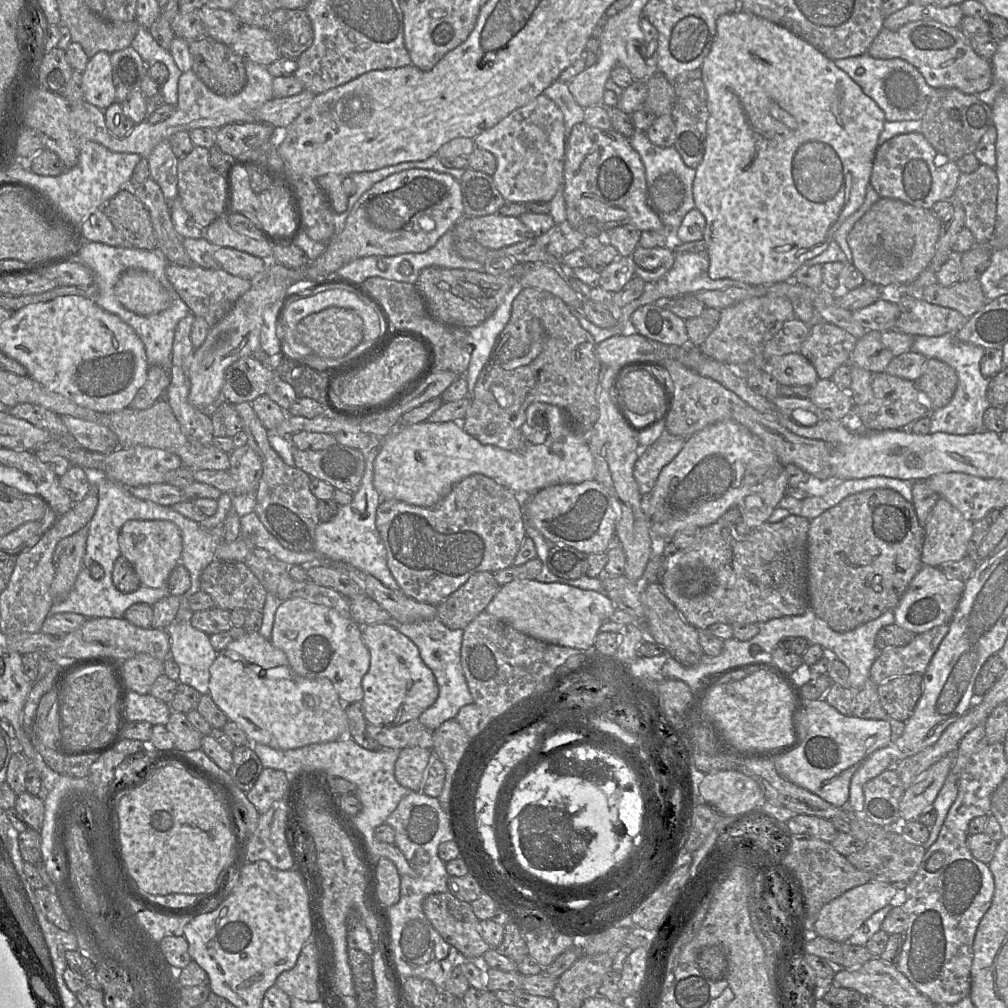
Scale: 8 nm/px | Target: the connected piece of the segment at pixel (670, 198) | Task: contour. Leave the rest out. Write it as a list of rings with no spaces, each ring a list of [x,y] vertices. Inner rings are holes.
[[[635,130],[629,138],[633,149],[639,154],[645,168],[647,183],[647,205],[672,232],[672,240],[676,241],[676,232],[684,216],[695,207],[693,198],[693,181],[696,170],[688,167],[674,146],[659,147],[650,142],[646,132]]]

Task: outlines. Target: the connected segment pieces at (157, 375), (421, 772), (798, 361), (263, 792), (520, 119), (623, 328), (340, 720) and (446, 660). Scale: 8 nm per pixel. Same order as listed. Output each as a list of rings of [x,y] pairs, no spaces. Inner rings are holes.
[[[149,366],[146,380],[130,403],[131,408],[145,410],[161,399],[170,384],[170,374],[160,366]]]
[[[419,746],[402,749],[395,764],[397,781],[409,791],[422,792],[428,767],[435,757],[432,750]]]
[[[800,352],[768,359],[767,369],[780,385],[813,386],[819,379],[814,366]]]
[[[264,768],[246,797],[260,814],[264,814],[275,801],[290,791],[291,779],[289,780],[288,774],[282,770]]]
[[[544,94],[520,107],[502,119],[494,127],[483,131],[473,139],[476,148],[490,152],[496,158],[496,170],[491,176],[502,198],[511,203],[532,201],[549,202],[563,185],[565,154],[565,128],[563,113],[559,107]]]
[[[707,251],[699,253],[675,252],[674,263],[671,269],[663,277],[655,282],[646,283],[644,292],[639,298],[630,302],[623,308],[615,309],[613,311],[613,316],[616,319],[616,326],[613,328],[600,328],[596,326],[591,321],[589,321],[582,312],[573,311],[573,314],[578,319],[580,325],[593,337],[595,344],[599,344],[612,336],[629,331],[632,314],[639,307],[654,303],[659,298],[694,294],[700,290],[723,290],[729,287],[756,286],[744,284],[742,282],[728,278],[722,278],[717,280],[711,279],[708,274],[709,263],[710,260]]]
[[[259,632],[246,633],[240,639],[230,642],[222,652],[217,654],[210,667],[208,694],[228,720],[235,722],[245,732],[249,743],[289,750],[351,738],[345,705],[333,683],[327,678],[309,679],[296,674],[286,654],[273,646],[271,641],[261,636]],[[305,696],[318,697],[318,707],[309,708],[305,704]]]
[[[438,617],[433,620],[405,624],[391,618],[387,624],[395,627],[416,644],[422,660],[432,670],[437,680],[439,696],[436,702],[419,717],[419,721],[426,728],[435,731],[444,722],[455,719],[463,706],[473,703],[473,697],[461,665],[461,646],[464,631],[463,629],[449,629]]]

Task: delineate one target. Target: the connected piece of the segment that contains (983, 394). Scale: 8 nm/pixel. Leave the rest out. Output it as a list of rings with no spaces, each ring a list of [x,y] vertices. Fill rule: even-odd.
[[[954,333],[942,336],[914,336],[911,351],[924,355],[927,359],[936,358],[953,367],[958,375],[958,385],[952,400],[944,407],[933,410],[929,417],[931,420],[930,433],[949,433],[954,435],[969,435],[985,430],[983,423],[984,412],[990,406],[987,399],[989,379],[980,372],[980,361],[985,349],[959,341]]]

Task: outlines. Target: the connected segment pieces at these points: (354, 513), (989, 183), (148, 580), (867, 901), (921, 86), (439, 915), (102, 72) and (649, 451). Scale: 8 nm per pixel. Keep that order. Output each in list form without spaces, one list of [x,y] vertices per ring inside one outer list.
[[[374,438],[362,451],[365,459],[365,472],[359,490],[354,494],[350,504],[339,506],[336,516],[328,522],[320,522],[315,530],[314,549],[306,553],[297,553],[284,548],[280,542],[265,528],[257,514],[253,511],[240,518],[241,536],[248,538],[256,548],[261,548],[288,566],[310,566],[315,562],[327,561],[329,564],[349,564],[361,569],[394,592],[403,593],[392,576],[388,563],[384,543],[376,527],[376,513],[382,501],[380,494],[373,486],[374,461],[382,448],[382,438]]]
[[[980,164],[972,173],[961,173],[953,201],[965,210],[965,226],[973,233],[976,244],[986,244],[994,235],[998,197],[998,177],[994,168]]]
[[[129,520],[122,526],[118,543],[121,555],[134,567],[141,585],[159,588],[180,563],[183,550],[179,528],[168,520]]]
[[[877,881],[856,886],[822,907],[814,924],[814,932],[820,937],[846,943],[869,917],[890,904],[892,899],[897,899],[896,897],[905,897],[905,889],[897,889]]]
[[[867,53],[834,60],[883,110],[887,121],[921,120],[935,88],[925,81],[919,70],[901,58],[876,59]]]
[[[445,892],[427,896],[422,903],[422,909],[434,929],[448,944],[460,952],[462,959],[481,962],[482,956],[491,947],[480,934],[479,920],[470,903],[457,899],[450,892]]]
[[[106,51],[96,53],[82,72],[84,100],[101,110],[114,103],[116,96],[110,55]]]
[[[665,430],[658,440],[641,450],[634,465],[634,477],[643,497],[651,493],[662,468],[679,454],[687,438]]]

